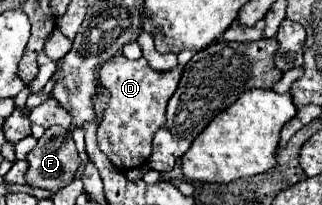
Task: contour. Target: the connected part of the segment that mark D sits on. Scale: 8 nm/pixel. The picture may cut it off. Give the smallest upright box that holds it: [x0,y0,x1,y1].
[98,54,180,168]

